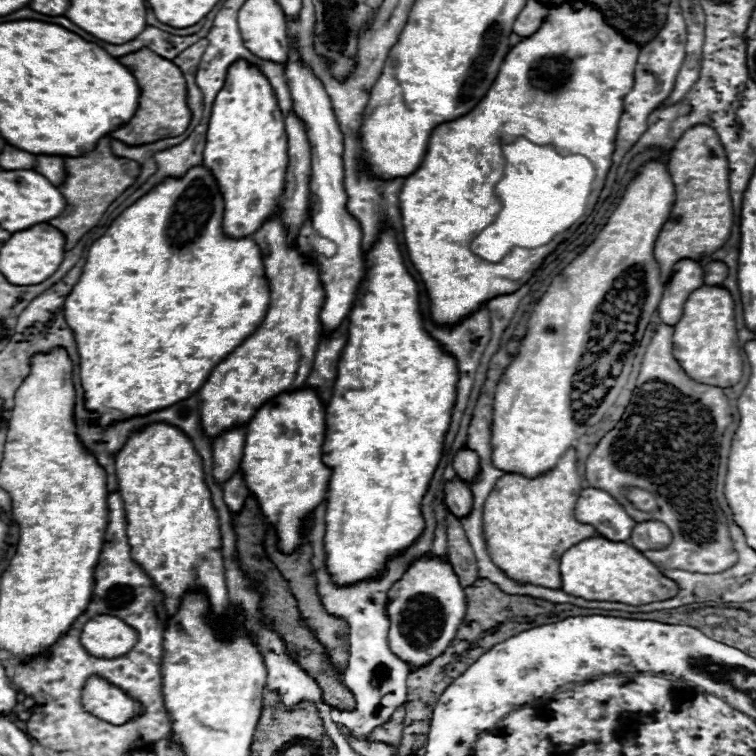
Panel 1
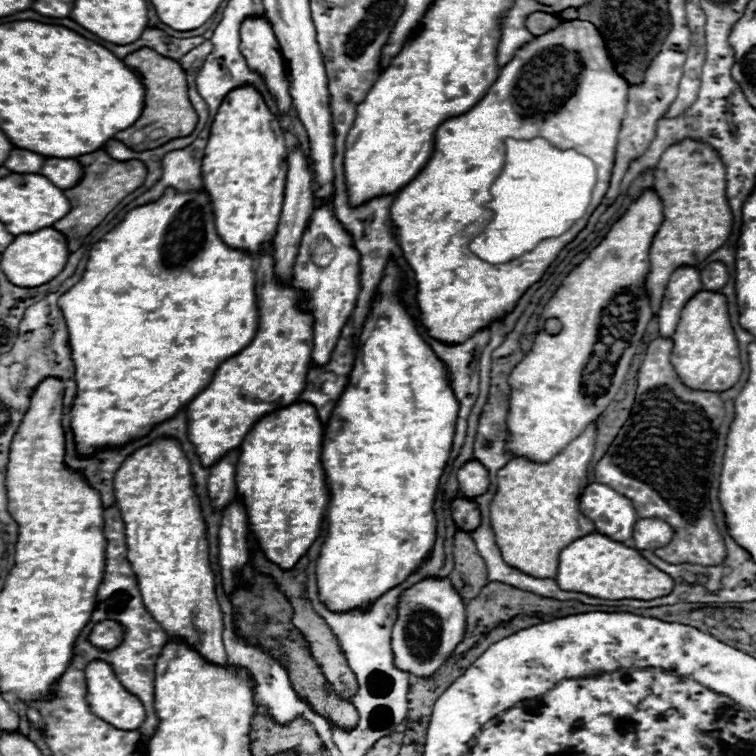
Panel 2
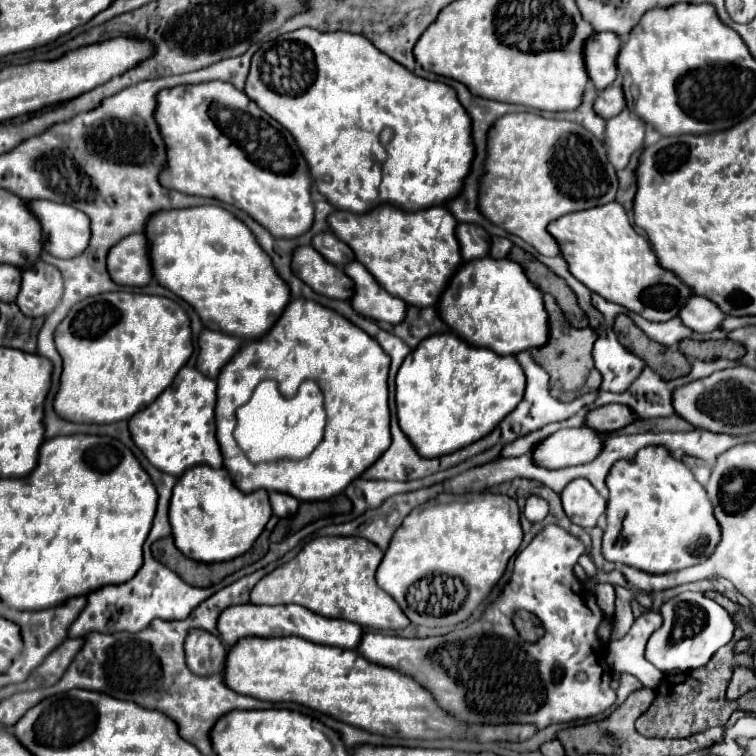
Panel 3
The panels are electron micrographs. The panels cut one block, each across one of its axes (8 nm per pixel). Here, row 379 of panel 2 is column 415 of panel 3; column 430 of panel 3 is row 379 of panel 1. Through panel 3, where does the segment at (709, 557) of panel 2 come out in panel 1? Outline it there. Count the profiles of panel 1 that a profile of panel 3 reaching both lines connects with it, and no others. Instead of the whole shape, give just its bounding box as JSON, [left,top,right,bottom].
[586,324,738,574]

